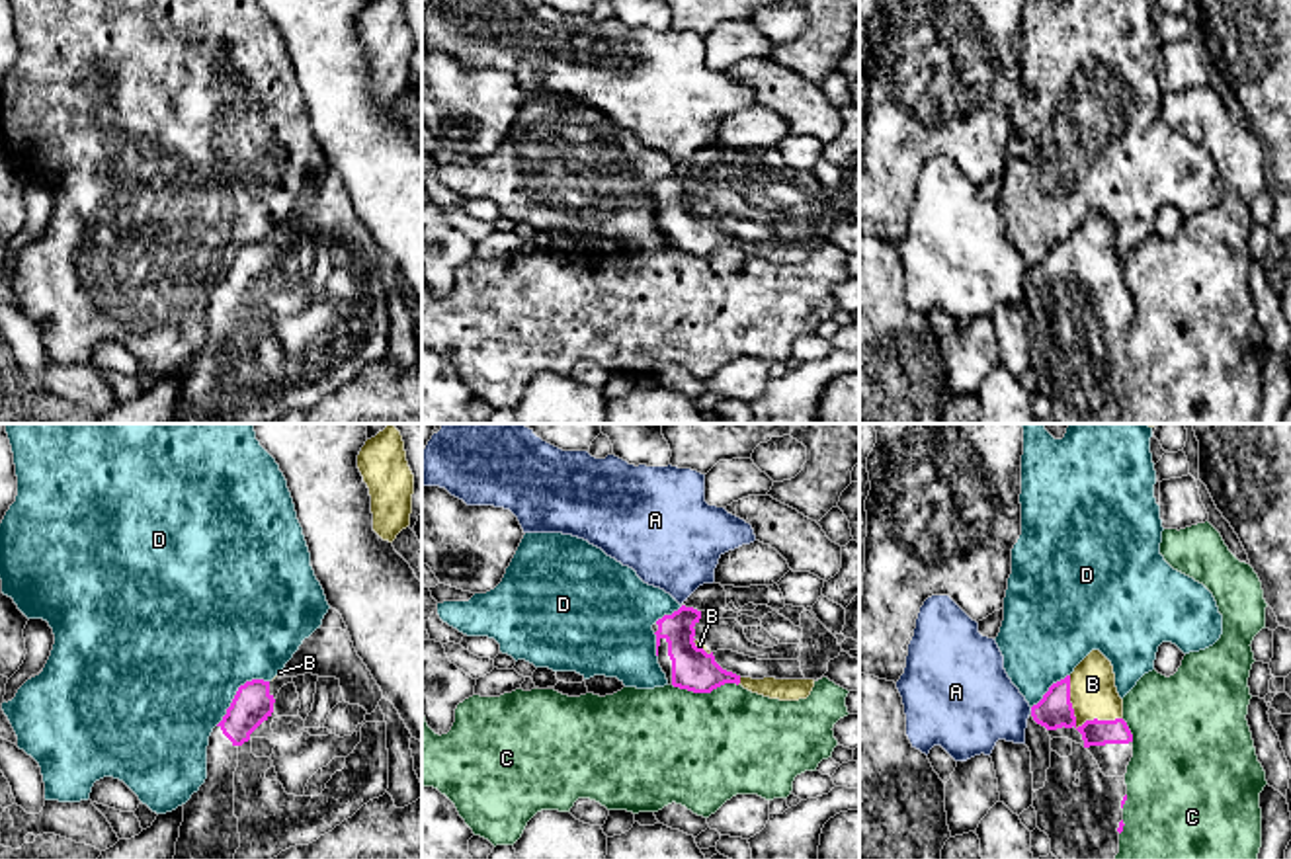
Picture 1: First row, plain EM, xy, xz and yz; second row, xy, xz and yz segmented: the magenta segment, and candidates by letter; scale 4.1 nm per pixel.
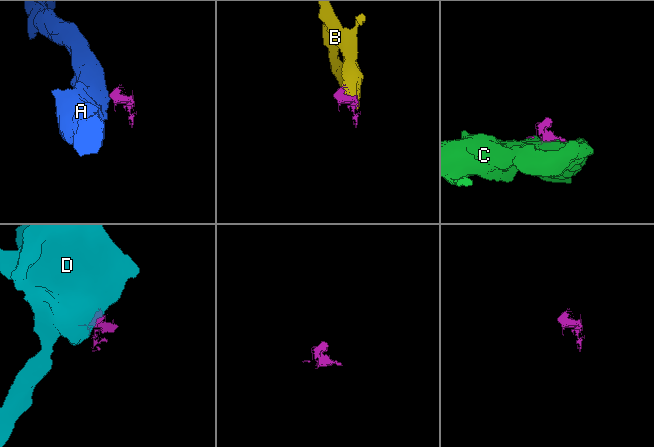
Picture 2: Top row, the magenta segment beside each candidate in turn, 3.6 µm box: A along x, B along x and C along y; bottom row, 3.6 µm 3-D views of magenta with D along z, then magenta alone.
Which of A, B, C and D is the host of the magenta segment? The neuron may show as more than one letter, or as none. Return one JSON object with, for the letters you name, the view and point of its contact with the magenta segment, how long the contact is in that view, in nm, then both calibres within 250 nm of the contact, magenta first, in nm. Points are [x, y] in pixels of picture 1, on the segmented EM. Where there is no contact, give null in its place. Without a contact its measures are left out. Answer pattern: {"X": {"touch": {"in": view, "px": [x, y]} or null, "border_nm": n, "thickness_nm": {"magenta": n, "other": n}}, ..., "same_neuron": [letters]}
{"B": {"touch": {"in": "yz", "px": [1075, 723]}, "border_nm": 280, "thickness_nm": {"magenta": 150, "other": 190}}, "same_neuron": ["B"]}

